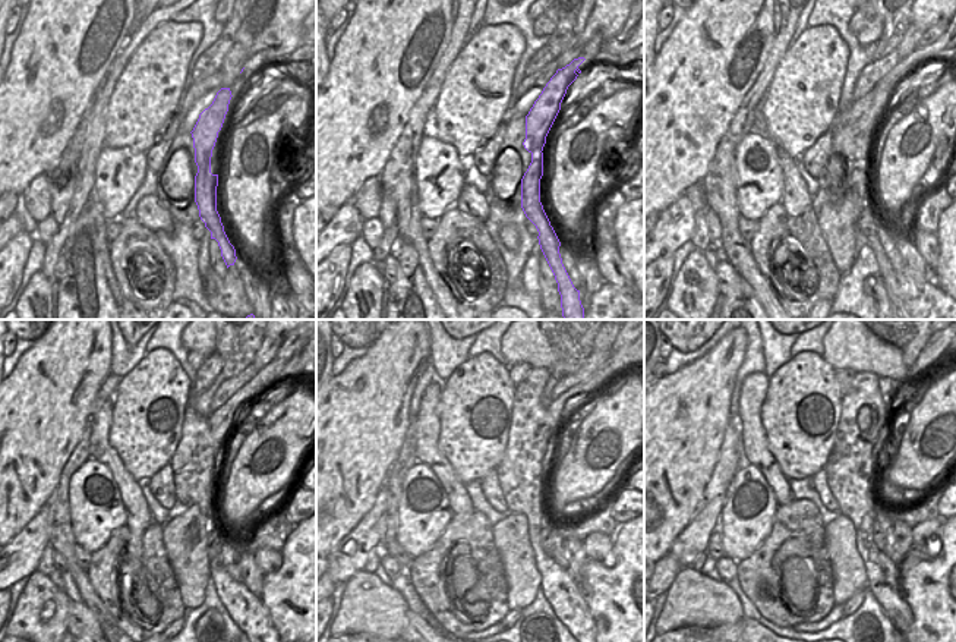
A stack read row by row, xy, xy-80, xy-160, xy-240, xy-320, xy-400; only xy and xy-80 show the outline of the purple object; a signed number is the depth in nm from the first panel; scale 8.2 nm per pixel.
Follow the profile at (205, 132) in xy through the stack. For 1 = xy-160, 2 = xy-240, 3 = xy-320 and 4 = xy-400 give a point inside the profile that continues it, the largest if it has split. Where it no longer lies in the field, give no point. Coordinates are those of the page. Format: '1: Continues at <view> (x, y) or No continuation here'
1: Continues at xy-160 (879, 96)
2: Continues at xy-240 (221, 422)
3: Continues at xy-320 (614, 364)
4: Continues at xy-400 (942, 361)

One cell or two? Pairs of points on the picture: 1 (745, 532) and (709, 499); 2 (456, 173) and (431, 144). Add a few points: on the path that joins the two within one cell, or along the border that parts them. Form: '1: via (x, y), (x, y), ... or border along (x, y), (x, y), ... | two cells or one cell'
1: border along (734, 477), (726, 493), (719, 528) | two cells
2: via (450, 166), (435, 151) | one cell

